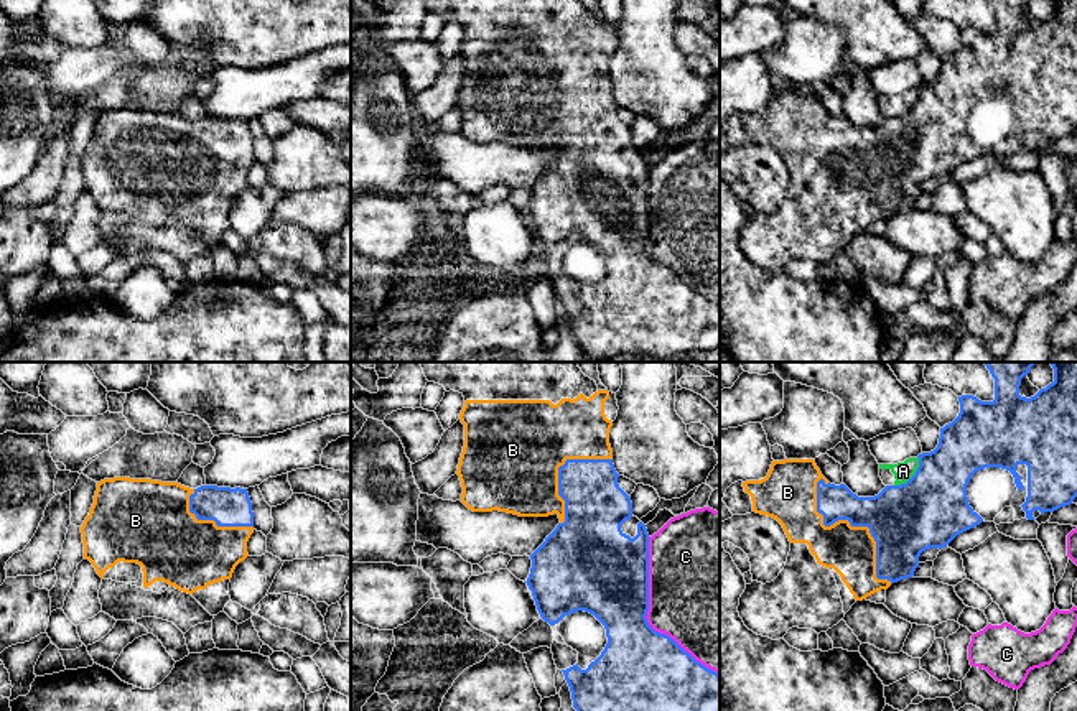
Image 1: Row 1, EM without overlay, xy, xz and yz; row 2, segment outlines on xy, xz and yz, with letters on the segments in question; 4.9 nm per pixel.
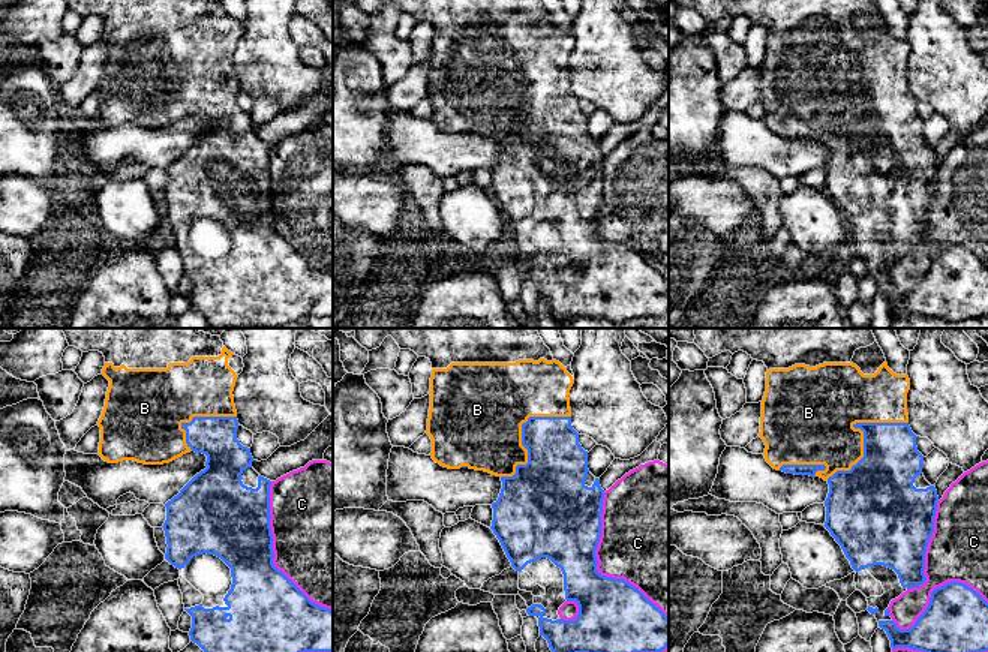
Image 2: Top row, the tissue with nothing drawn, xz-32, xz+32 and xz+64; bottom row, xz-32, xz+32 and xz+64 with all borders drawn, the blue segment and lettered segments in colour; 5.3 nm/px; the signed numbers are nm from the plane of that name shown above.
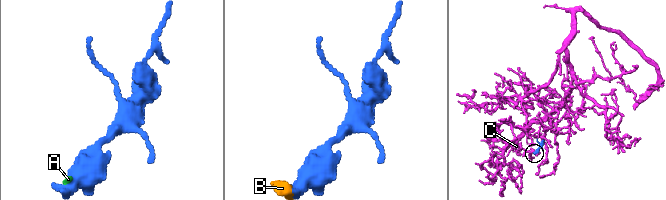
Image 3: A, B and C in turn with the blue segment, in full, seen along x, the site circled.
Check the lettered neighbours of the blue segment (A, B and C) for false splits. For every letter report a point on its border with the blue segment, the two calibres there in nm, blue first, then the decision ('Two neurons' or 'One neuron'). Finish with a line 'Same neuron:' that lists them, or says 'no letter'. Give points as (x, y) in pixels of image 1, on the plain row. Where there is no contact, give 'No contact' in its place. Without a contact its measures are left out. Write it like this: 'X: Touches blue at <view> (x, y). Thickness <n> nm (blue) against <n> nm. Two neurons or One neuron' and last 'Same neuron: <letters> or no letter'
A: Touches blue at yz (914, 106). Thickness 360 nm (blue) against 100 nm. Two neurons
B: Touches blue at yz (855, 157). Thickness 360 nm (blue) against 240 nm. One neuron
C: Touches blue at xz (646, 246). Thickness 380 nm (blue) against 440 nm. Two neurons
Same neuron: B

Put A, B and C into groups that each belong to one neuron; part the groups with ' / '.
A / B / C

